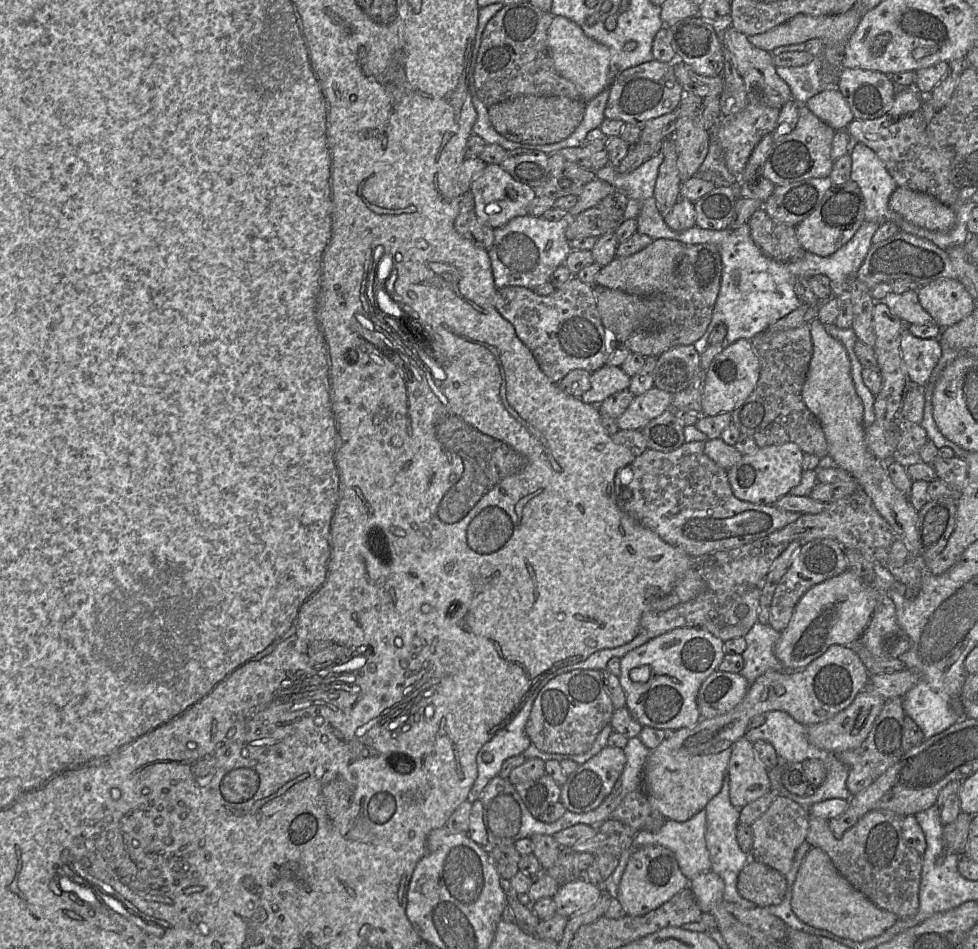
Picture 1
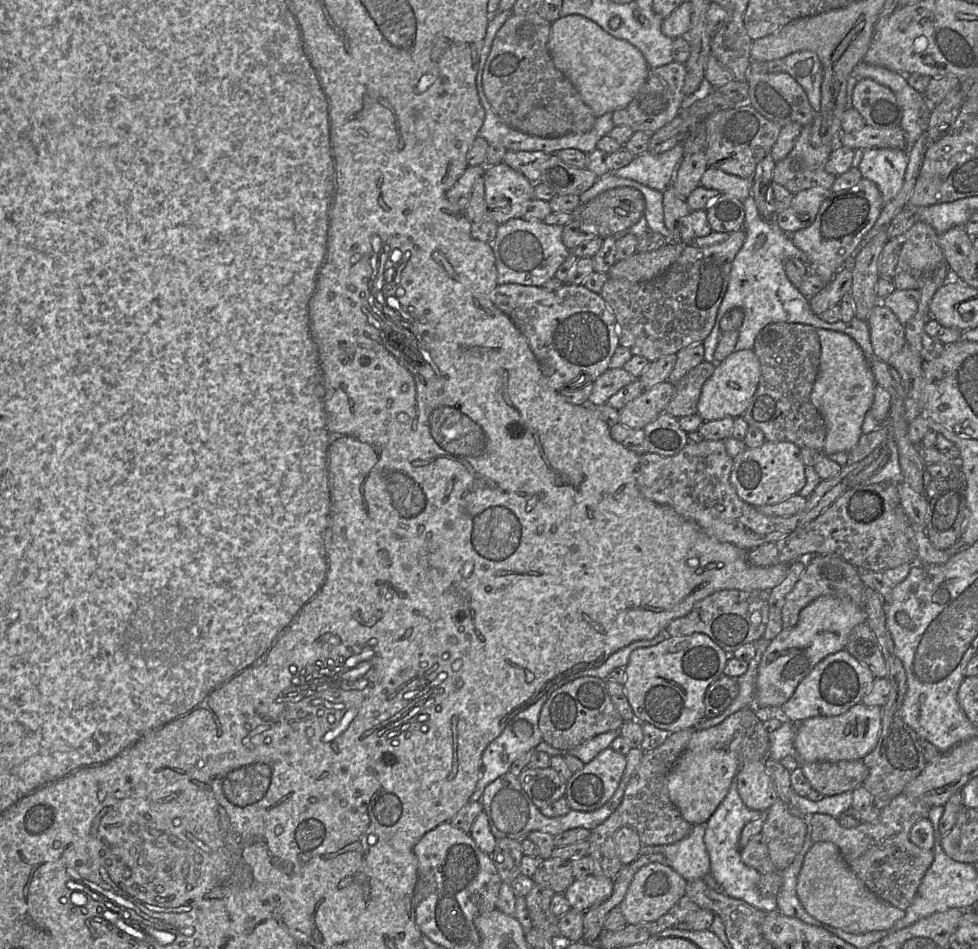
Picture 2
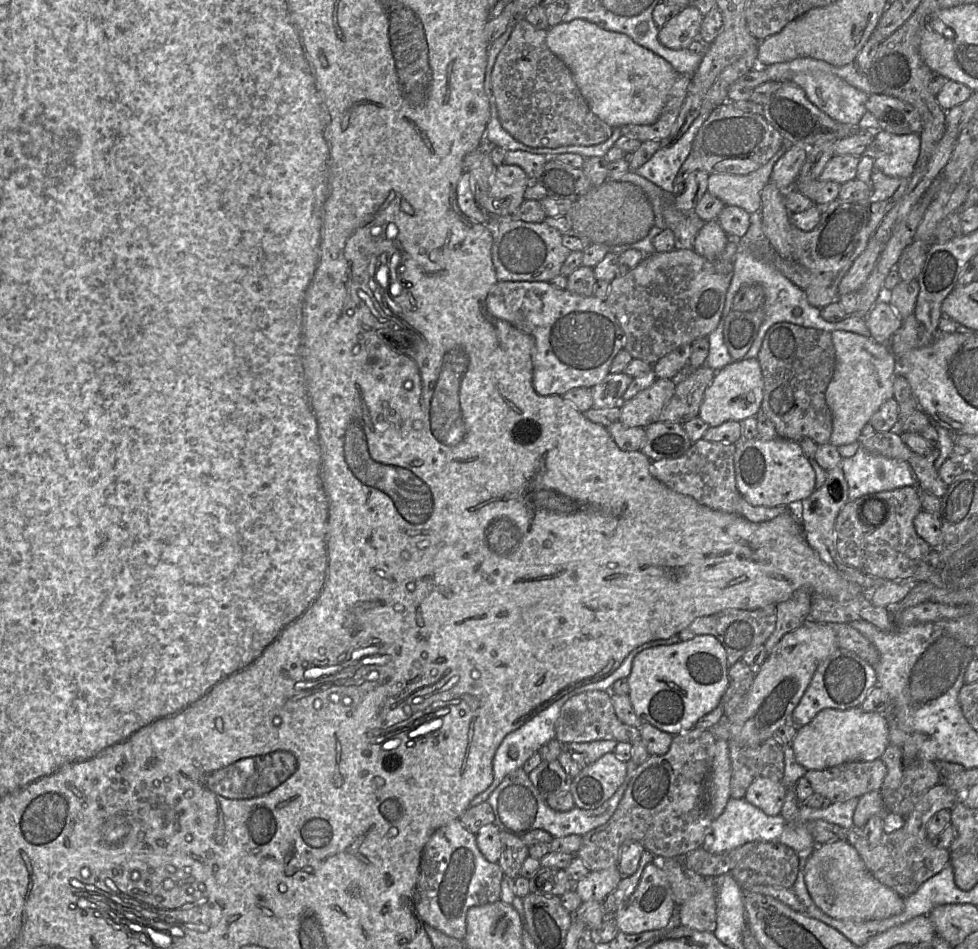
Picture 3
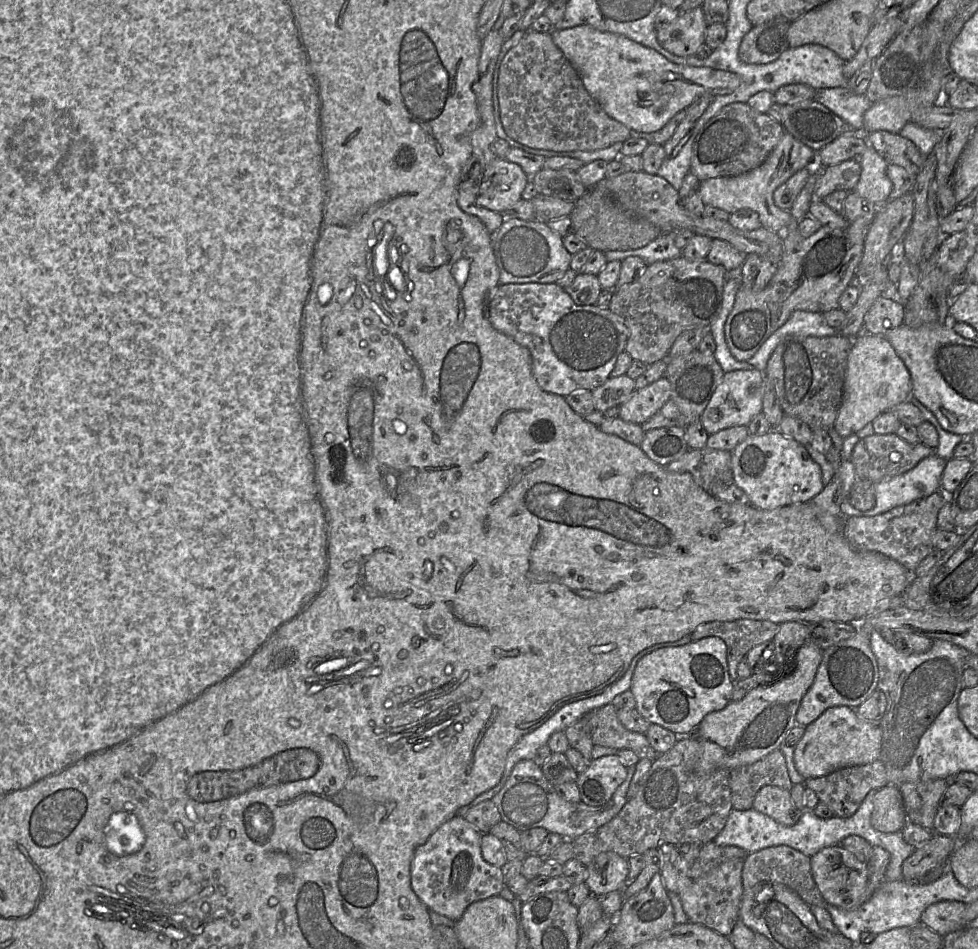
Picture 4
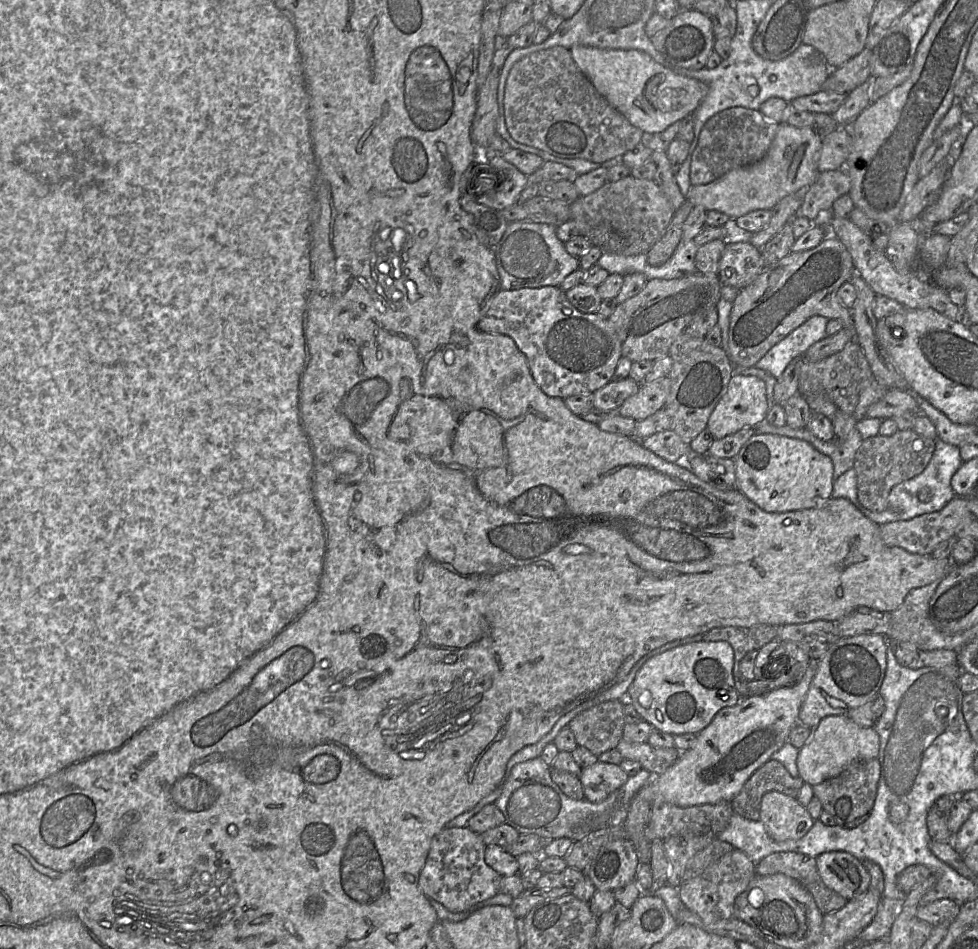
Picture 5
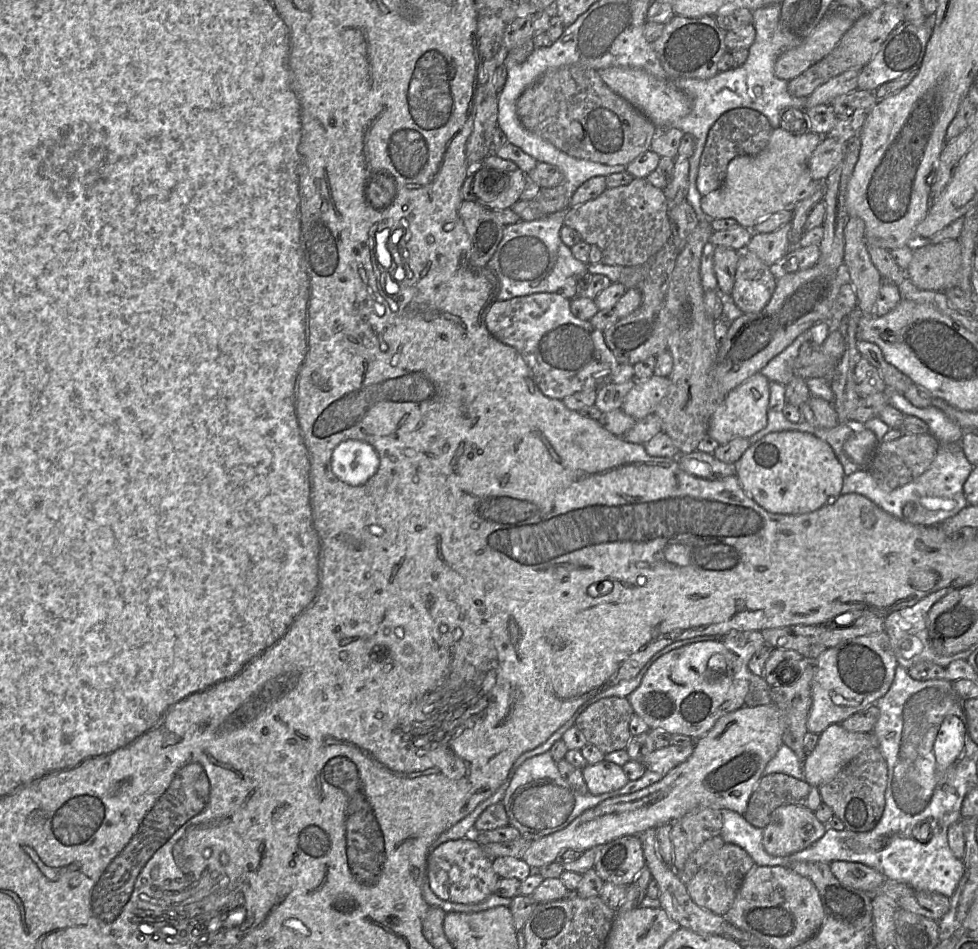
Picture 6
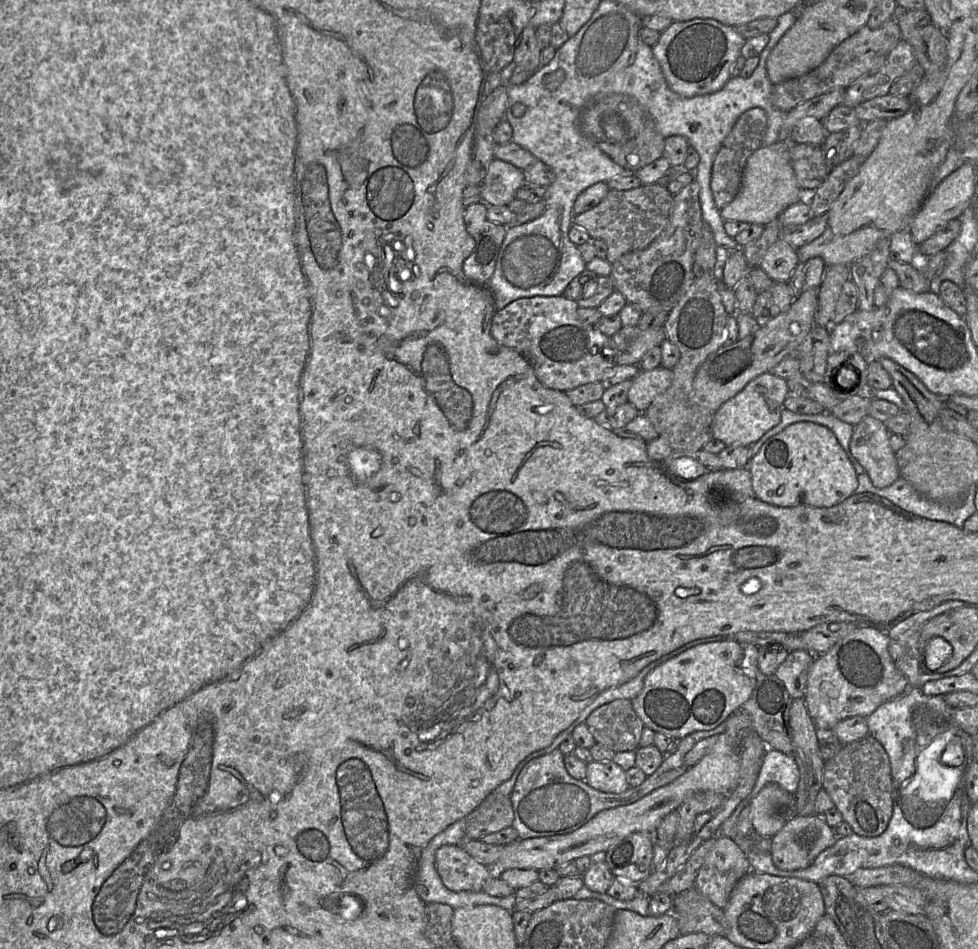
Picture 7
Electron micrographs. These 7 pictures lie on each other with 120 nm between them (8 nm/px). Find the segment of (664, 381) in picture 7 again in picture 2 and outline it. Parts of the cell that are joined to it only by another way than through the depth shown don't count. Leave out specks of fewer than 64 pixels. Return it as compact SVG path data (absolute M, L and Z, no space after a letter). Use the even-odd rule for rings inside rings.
M668 381L644 390L638 397L618 410L619 423L632 429L644 427L665 412L675 391Z

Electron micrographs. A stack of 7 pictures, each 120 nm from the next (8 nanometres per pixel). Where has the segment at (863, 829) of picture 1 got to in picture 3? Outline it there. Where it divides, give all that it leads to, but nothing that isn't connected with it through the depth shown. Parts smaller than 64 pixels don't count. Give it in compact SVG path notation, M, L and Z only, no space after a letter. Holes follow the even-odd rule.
M939 783L930 788L917 802L913 811L904 817L905 823L902 828L885 833L877 845L870 845L853 829L844 828L844 840L857 850L867 869L879 882L905 899L950 862L950 851L937 848L930 842L927 835L927 823L938 811L951 810L960 799L960 793Z

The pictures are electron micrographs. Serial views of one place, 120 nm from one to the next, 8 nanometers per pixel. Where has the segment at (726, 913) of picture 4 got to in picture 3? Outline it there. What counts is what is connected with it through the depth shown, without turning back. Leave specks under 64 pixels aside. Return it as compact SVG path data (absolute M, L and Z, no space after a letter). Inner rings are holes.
M711 879L680 905L680 921L686 928L714 932L717 926L716 888Z

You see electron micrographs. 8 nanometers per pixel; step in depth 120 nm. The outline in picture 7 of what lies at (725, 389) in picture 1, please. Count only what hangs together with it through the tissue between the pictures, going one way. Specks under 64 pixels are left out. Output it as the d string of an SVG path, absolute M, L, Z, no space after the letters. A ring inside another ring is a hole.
M771 371L757 376L714 413L711 424L712 437L722 441L726 446L749 447L779 424L783 403L789 394L786 379L776 376Z

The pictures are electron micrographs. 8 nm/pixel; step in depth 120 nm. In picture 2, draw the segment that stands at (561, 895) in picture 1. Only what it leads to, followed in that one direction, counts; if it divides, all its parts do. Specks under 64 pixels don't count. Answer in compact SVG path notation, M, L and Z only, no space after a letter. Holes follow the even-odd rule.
M589 874L574 882L565 891L564 896L572 909L585 912L607 900L613 892L614 879Z

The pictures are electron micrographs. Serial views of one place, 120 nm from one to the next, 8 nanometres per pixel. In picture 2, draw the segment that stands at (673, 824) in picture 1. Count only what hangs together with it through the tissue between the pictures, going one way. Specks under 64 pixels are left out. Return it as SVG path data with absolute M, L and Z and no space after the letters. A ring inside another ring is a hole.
M705 824L692 826L690 833L668 845L642 846L641 853L661 853L672 869L686 880L707 879L710 858L704 844Z

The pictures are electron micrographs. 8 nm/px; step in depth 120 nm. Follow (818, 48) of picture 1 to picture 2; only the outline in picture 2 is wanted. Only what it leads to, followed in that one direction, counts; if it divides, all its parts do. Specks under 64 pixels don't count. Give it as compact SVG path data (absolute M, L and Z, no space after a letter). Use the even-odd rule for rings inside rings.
M808 50L794 52L784 59L784 72L790 74L804 89L812 108L818 112L821 105L823 66L816 53Z

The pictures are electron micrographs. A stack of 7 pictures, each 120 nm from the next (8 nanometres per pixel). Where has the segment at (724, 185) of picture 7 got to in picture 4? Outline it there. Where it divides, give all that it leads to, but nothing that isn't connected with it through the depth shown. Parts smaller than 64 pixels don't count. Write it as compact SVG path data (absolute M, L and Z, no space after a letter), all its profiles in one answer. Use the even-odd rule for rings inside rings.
M747 103L727 104L698 133L693 145L690 171L700 182L746 173L765 161L784 133L781 123L767 113L760 113Z

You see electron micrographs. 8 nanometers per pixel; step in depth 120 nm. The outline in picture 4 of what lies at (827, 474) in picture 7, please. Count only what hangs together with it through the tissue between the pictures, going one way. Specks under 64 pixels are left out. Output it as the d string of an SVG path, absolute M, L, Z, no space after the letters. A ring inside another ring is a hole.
M772 429L764 435L751 435L732 454L735 484L748 496L752 506L772 510L797 503L811 502L825 487L822 472L806 448L796 440Z

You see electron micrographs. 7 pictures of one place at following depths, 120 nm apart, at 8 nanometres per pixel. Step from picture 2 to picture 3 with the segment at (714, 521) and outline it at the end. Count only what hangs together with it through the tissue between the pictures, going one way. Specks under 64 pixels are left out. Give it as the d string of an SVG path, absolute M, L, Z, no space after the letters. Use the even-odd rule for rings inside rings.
M700 439L692 443L687 452L678 458L652 461L650 472L668 488L691 496L704 506L721 512L737 513L737 503L742 496L736 486L735 450L736 444Z

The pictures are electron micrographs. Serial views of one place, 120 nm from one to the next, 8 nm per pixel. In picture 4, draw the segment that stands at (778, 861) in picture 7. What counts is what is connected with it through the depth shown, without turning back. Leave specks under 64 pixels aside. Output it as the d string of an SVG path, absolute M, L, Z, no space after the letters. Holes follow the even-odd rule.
M774 785L759 789L753 808L786 826L795 824L802 814L802 810L795 806L790 791Z

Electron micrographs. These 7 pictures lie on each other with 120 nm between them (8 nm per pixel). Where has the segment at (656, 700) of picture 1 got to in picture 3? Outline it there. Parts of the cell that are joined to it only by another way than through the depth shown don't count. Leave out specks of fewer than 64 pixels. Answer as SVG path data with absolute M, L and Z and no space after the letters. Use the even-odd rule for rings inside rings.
M698 635L688 641L646 648L638 653L632 662L627 677L631 704L642 722L650 723L658 729L677 735L693 727L705 714L712 711L722 698L730 684L727 653L723 645L713 635Z

